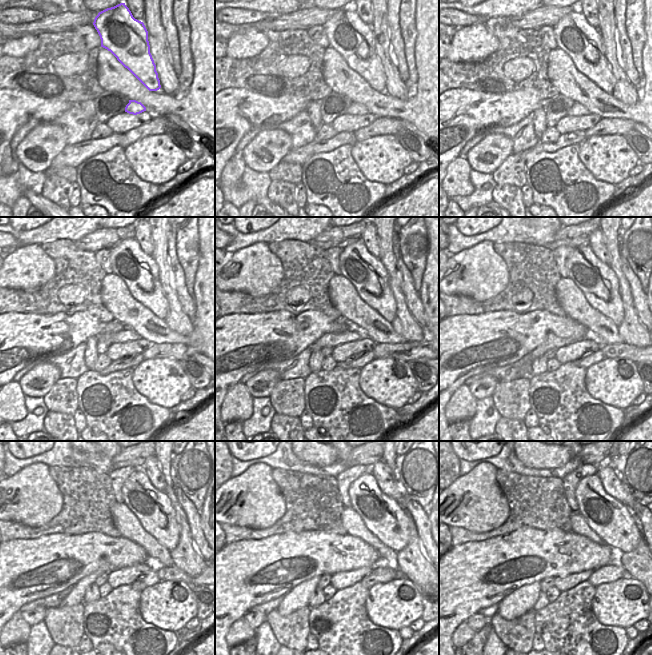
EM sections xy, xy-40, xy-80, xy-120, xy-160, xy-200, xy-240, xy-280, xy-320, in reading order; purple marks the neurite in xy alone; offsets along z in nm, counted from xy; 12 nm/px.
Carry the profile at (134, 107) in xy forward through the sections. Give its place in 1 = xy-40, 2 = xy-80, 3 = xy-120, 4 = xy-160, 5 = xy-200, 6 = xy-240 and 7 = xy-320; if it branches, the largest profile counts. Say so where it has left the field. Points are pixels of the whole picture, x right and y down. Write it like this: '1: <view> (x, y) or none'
1: xy-40 (355, 108)
2: xy-80 (577, 109)
3: xy-120 (127, 334)
4: xy-160 (333, 340)
5: xy-200 (551, 341)
6: xy-240 (76, 596)
7: xy-320 (522, 600)

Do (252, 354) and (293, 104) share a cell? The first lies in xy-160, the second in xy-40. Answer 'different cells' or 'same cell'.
same cell

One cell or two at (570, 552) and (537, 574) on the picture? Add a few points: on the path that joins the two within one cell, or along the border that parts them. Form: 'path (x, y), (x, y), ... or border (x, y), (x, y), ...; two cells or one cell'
path (562, 553), (558, 553), (545, 566); one cell

